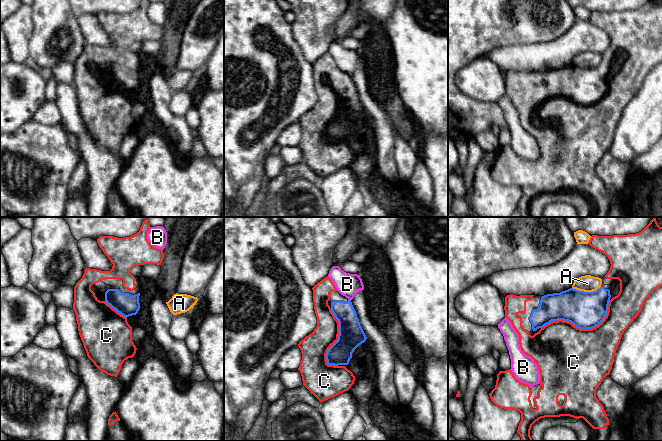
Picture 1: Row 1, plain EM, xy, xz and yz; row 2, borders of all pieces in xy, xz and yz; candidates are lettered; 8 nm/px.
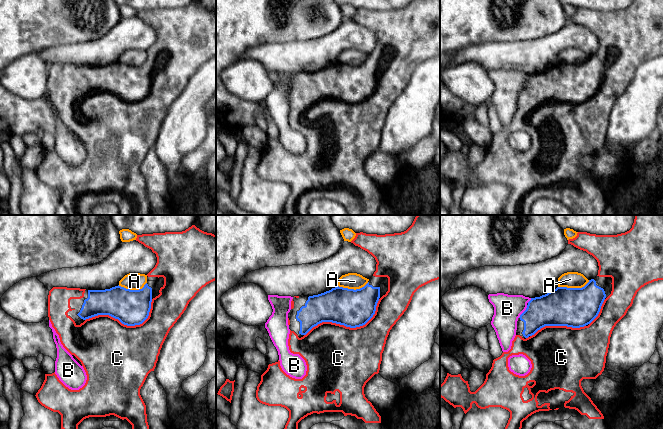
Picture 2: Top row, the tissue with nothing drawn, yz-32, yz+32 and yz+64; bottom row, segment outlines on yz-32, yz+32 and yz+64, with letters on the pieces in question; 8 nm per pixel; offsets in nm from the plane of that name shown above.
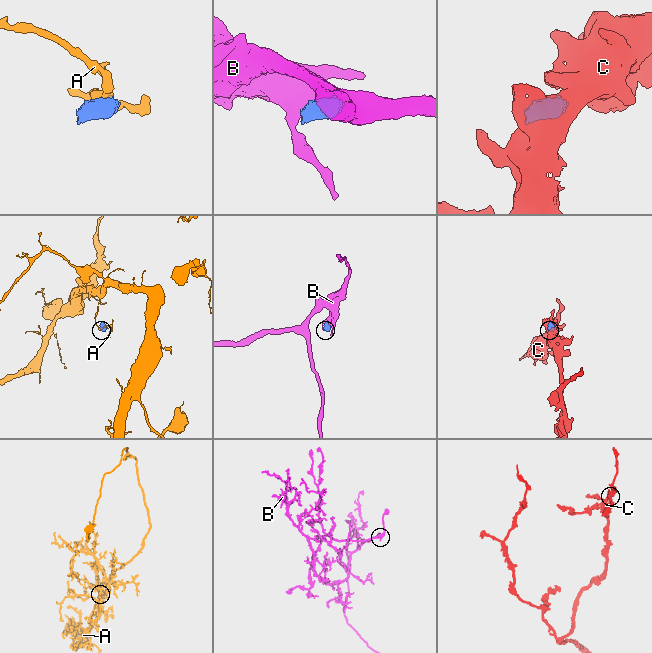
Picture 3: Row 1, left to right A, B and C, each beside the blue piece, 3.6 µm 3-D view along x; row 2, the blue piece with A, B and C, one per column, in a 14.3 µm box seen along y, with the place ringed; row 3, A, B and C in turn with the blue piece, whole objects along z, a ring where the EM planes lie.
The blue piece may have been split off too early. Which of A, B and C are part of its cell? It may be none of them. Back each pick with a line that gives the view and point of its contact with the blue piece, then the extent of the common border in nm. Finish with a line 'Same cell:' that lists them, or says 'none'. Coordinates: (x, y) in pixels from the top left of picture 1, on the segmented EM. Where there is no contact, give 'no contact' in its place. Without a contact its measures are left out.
C: yz (581, 328) | 600 nm
Same cell: C

